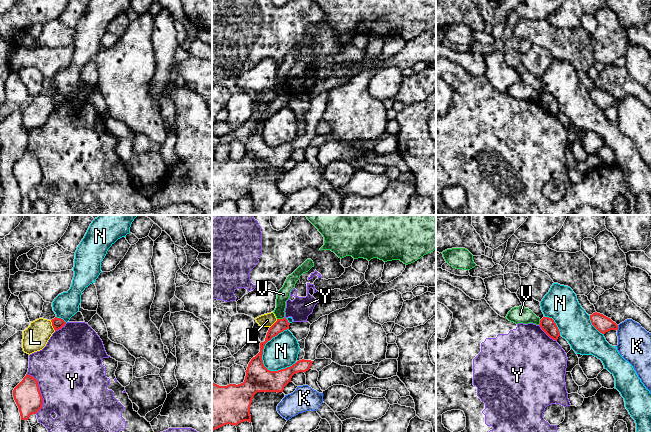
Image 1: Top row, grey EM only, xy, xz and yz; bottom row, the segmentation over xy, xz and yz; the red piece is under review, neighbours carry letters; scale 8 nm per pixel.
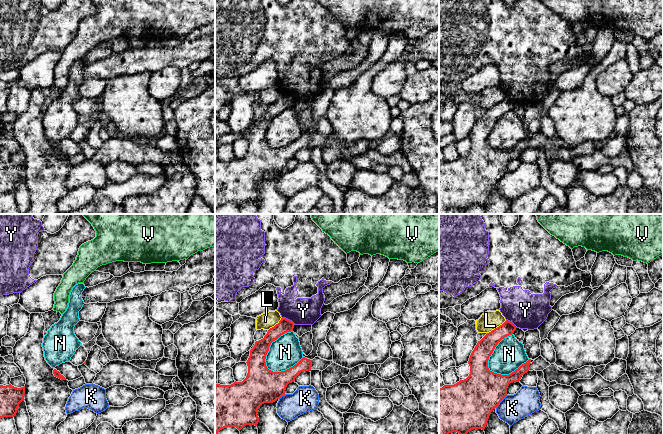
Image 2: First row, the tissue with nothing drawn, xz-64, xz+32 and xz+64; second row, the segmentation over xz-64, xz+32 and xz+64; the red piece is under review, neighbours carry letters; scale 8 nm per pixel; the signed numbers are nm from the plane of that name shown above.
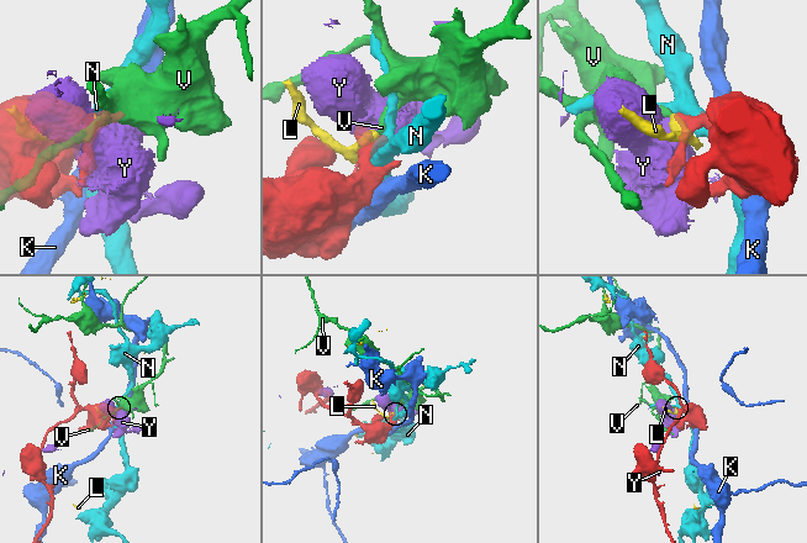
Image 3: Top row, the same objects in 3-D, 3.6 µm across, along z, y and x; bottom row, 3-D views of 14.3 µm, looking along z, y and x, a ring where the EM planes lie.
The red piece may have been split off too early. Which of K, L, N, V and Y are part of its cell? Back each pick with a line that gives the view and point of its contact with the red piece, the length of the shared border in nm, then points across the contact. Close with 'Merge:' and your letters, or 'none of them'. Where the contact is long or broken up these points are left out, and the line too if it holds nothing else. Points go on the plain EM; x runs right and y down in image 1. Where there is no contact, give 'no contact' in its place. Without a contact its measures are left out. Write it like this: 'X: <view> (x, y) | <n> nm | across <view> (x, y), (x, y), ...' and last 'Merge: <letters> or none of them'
Merge: none of them

